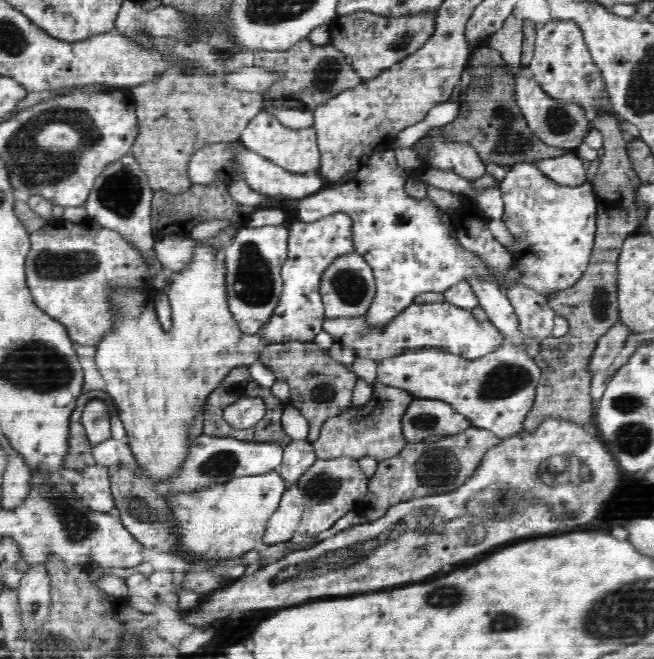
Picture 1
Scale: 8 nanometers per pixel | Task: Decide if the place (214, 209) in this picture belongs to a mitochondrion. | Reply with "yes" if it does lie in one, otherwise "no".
no

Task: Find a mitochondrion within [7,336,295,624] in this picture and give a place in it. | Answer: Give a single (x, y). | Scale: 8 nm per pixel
(77, 527)

